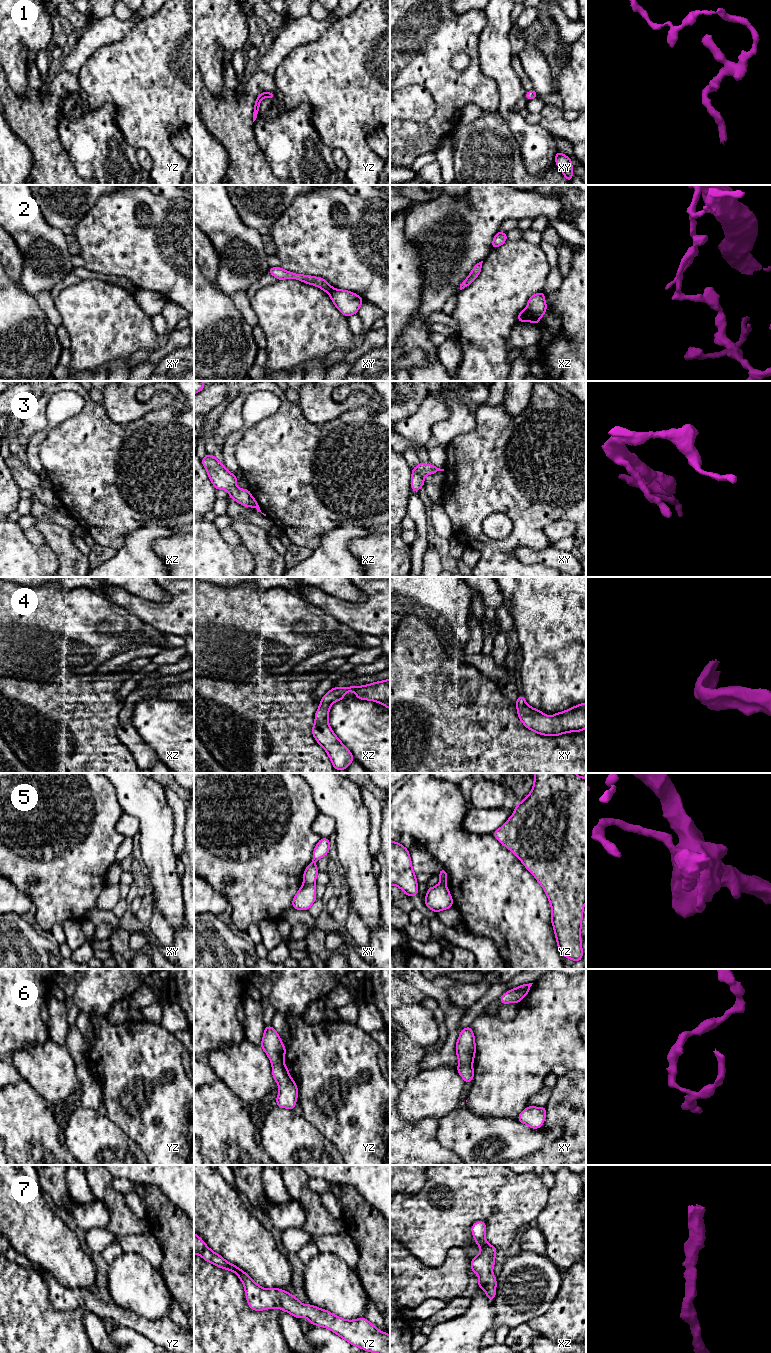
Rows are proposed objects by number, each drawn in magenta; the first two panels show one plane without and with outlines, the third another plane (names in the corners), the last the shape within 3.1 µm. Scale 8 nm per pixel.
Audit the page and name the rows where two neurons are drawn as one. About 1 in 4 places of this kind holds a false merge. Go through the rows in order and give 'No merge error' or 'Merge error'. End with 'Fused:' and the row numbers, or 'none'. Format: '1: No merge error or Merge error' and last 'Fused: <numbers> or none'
1: No merge error
2: Merge error
3: No merge error
4: No merge error
5: Merge error
6: No merge error
7: No merge error
Fused: 2, 5

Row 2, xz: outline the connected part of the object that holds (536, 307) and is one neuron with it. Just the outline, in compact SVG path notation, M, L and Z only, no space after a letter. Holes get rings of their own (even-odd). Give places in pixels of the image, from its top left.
M539 292L532 295L529 300L525 310L528 313L528 321L538 324L538 321L542 318L547 310L547 304L545 302L544 292Z

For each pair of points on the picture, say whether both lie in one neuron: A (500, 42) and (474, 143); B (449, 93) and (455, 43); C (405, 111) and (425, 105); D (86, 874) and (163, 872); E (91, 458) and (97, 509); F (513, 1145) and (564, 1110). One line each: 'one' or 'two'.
A: two
B: one
C: one
D: two
E: one
F: two

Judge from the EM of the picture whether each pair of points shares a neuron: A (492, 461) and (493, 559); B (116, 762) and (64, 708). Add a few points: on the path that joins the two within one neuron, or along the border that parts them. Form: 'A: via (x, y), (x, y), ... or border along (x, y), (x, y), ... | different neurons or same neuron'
A: via (476, 485), (476, 530), (480, 535) | same neuron
B: via (100, 746), (98, 730), (80, 712) | same neuron

